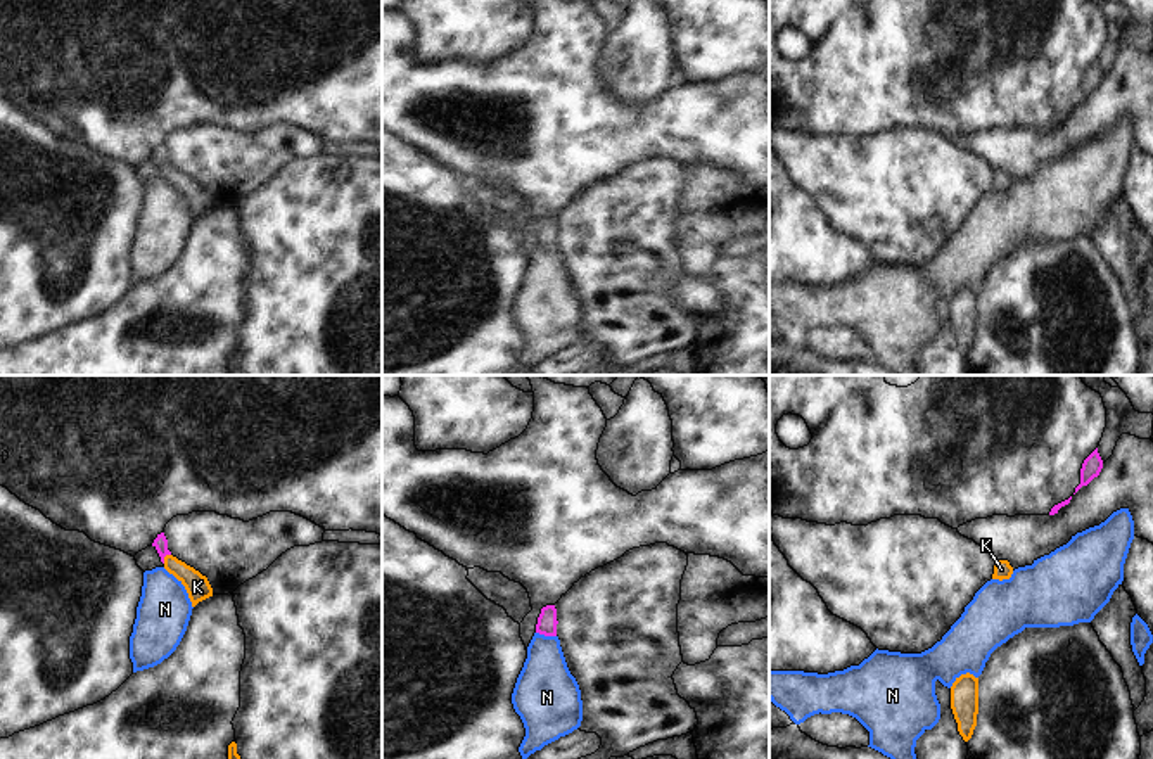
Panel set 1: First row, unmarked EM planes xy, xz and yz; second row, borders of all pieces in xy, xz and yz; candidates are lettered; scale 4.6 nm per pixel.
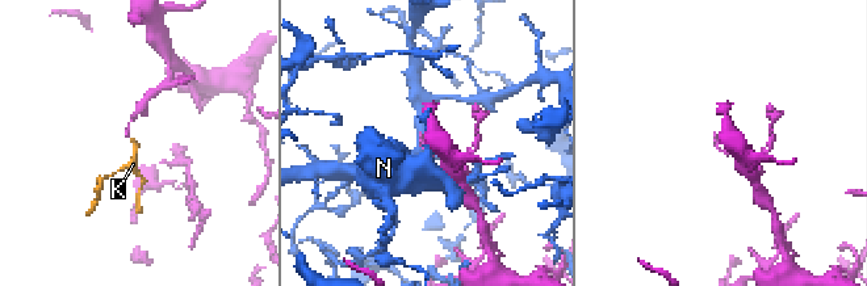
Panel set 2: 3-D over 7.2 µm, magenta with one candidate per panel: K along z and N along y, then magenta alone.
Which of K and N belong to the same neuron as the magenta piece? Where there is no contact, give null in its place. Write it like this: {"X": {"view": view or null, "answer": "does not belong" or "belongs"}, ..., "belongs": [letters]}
{"K": {"view": "xy", "answer": "belongs"}, "N": {"view": "xz", "answer": "does not belong"}, "belongs": ["K"]}

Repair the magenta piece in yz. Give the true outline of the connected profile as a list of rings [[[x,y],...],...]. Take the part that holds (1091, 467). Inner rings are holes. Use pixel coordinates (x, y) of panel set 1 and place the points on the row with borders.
[[[1098,448],[1084,460],[1082,469],[1080,469],[1080,484],[1075,488],[1075,493],[1082,488],[1087,486],[1094,477],[1099,475],[1103,469],[1103,460],[1098,453]]]

